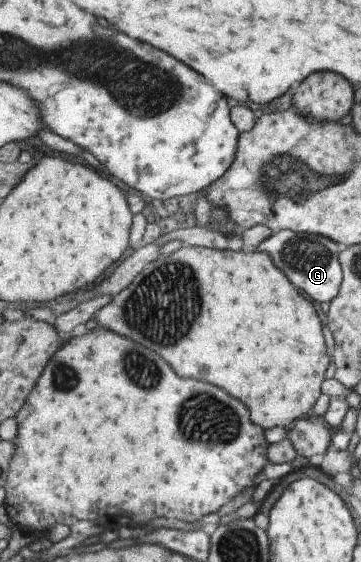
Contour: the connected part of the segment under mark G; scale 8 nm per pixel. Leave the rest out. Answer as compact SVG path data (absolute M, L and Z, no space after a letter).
M284 230L272 233L267 239L259 243L254 251L272 256L274 266L288 276L288 280L302 290L310 302L317 305L320 302L330 302L338 292L341 281L341 266L339 252L344 246L312 233L295 233Z

